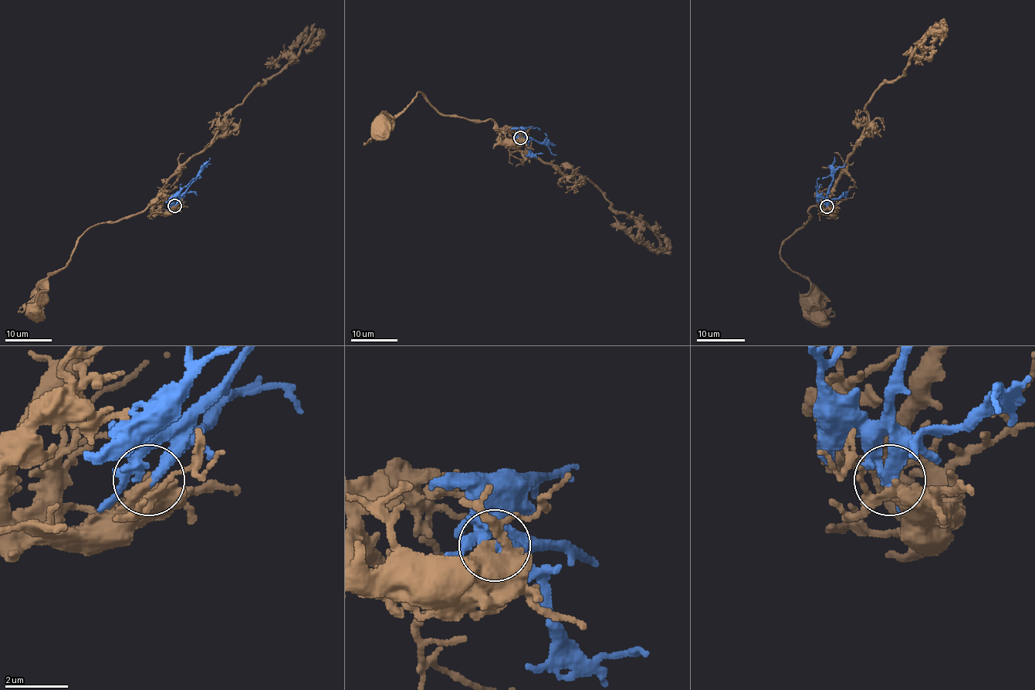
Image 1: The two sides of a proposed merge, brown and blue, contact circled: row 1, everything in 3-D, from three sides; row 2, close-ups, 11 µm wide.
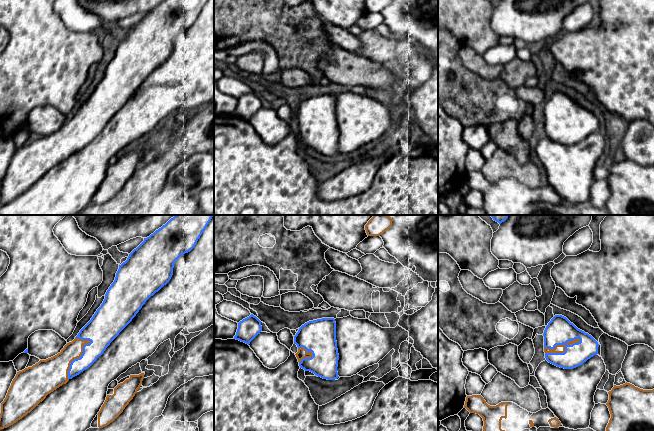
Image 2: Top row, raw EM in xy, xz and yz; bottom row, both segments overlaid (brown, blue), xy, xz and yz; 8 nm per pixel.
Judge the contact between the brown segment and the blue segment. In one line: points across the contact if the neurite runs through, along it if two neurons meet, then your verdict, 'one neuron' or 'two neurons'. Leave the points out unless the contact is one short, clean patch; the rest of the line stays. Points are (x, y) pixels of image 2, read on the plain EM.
one neuron

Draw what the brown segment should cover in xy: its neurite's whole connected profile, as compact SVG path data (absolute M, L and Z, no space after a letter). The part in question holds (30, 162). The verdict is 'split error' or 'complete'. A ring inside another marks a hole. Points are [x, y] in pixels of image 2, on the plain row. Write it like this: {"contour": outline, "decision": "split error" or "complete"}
{"contour": "M165 0L144 14L127 36L119 41L115 56L107 66L103 79L75 115L67 119L57 131L17 148L6 174L1 179L0 205L22 195L48 170L88 145L132 97L145 78L170 57L176 36L195 23L207 1Z", "decision": "split error"}

